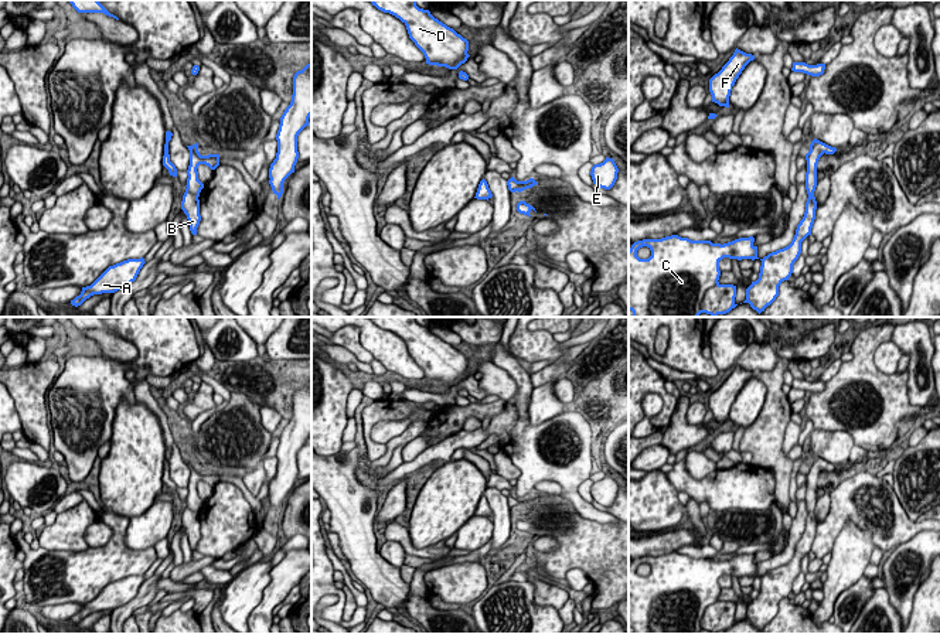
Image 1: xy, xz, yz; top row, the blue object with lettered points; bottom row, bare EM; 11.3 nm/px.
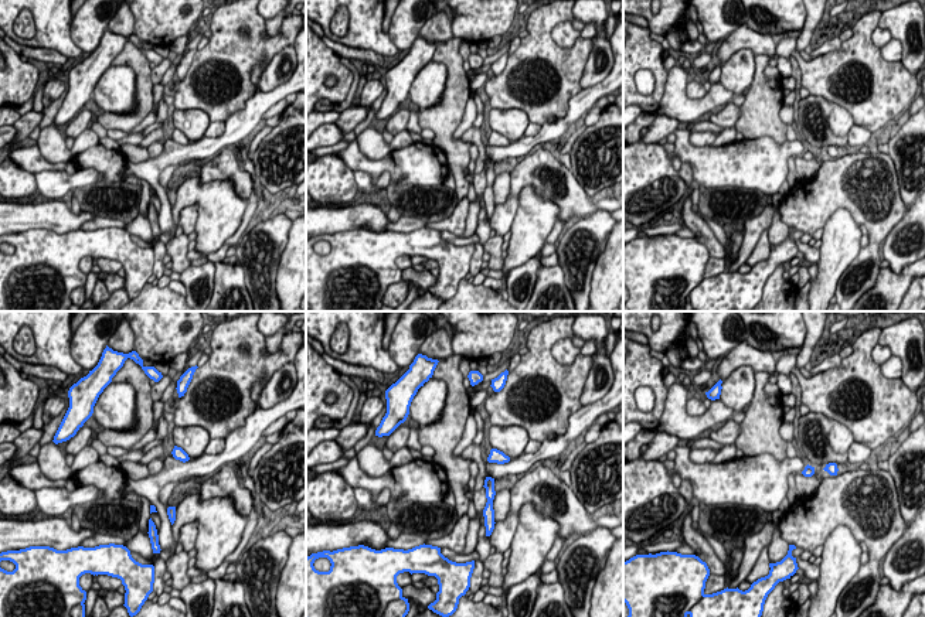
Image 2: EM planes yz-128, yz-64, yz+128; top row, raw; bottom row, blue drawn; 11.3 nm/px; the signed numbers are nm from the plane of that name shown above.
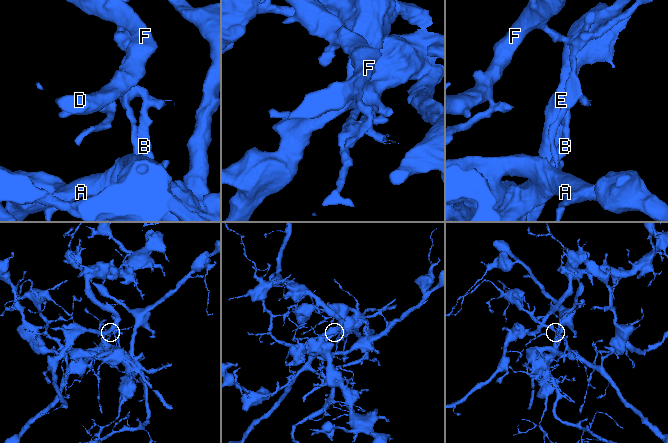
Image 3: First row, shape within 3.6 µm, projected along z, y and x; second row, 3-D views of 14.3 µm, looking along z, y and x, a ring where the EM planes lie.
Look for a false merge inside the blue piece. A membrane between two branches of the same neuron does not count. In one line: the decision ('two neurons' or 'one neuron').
two neurons

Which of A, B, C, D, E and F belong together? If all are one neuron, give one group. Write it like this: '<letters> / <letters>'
A B C E / D F

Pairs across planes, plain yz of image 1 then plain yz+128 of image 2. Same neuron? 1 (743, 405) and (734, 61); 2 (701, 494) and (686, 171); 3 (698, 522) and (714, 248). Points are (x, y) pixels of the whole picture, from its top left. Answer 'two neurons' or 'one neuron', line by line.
1: one neuron
2: two neurons
3: one neuron

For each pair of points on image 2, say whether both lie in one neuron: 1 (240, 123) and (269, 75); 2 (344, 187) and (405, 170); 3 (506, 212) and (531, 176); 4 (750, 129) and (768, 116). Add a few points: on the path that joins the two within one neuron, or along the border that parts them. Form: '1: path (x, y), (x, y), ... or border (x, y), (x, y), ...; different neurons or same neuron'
1: border (291, 77), (269, 91), (259, 91); different neurons
2: border (335, 153), (353, 171); different neurons
3: path (512, 203), (516, 188), (521, 183); same neuron
4: path (754, 125), (764, 116); same neuron

